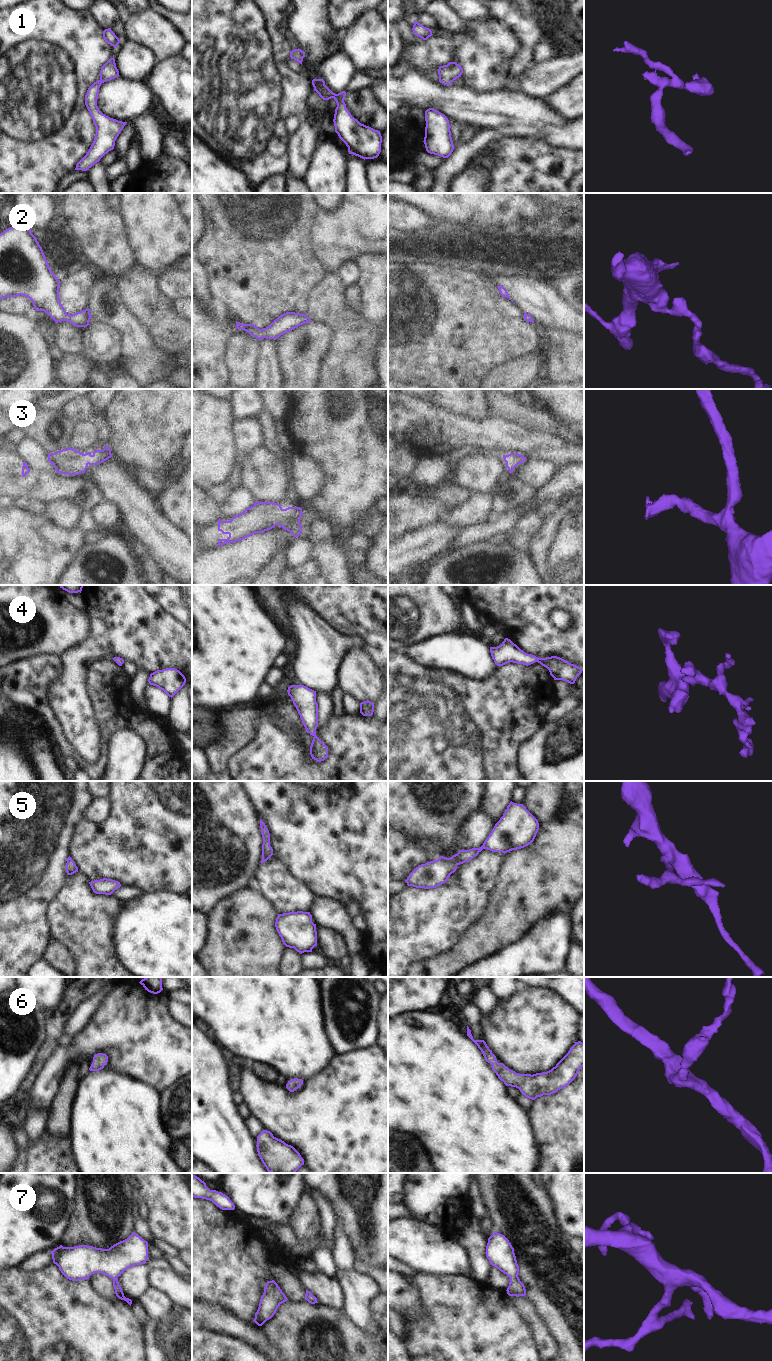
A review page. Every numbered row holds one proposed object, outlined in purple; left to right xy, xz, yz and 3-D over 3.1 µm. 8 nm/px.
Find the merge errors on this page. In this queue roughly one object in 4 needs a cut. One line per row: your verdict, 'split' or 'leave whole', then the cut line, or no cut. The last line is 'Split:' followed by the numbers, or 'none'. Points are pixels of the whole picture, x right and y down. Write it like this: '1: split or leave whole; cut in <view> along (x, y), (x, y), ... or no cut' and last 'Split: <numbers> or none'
1: leave whole; no cut
2: leave whole; no cut
3: leave whole; no cut
4: leave whole; no cut
5: leave whole; no cut
6: leave whole; no cut
7: leave whole; no cut
Split: none

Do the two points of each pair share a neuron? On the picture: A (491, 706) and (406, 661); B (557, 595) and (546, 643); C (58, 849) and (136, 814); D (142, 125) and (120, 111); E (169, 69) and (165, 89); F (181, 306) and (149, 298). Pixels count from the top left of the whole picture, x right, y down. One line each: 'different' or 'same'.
A: different
B: same
C: different
D: different
E: same
F: different

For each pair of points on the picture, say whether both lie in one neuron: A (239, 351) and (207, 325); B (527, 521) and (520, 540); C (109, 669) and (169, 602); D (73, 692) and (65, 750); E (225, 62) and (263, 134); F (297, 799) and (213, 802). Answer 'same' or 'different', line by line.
A: different
B: same
C: different
D: different
E: same
F: different

